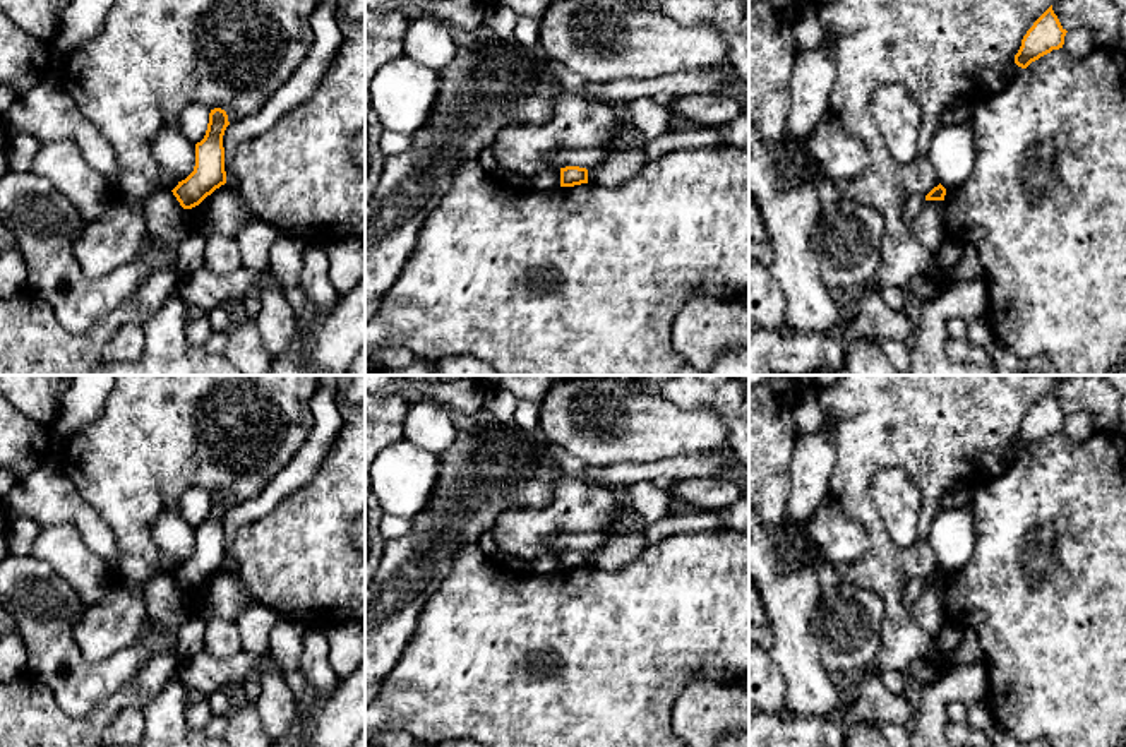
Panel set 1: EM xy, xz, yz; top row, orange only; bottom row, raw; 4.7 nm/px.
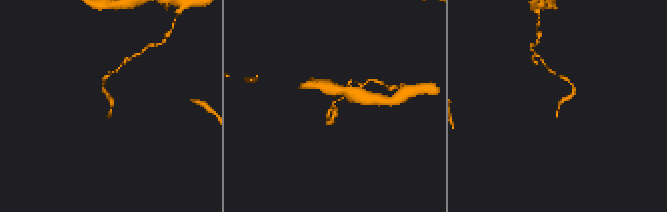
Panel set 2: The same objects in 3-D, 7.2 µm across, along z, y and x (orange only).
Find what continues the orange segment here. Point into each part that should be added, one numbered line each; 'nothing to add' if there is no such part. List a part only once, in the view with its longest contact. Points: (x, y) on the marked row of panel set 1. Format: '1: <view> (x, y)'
nothing to add

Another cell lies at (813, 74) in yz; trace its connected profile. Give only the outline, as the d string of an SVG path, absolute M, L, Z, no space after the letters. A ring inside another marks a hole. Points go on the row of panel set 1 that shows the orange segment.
M823 41L816 50L795 55L787 118L787 137L807 146L816 125L831 111L830 93L835 81L835 48Z

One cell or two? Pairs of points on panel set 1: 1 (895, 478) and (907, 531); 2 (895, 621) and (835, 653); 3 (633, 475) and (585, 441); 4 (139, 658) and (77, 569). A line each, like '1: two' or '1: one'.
1: one
2: two
3: two
4: two

